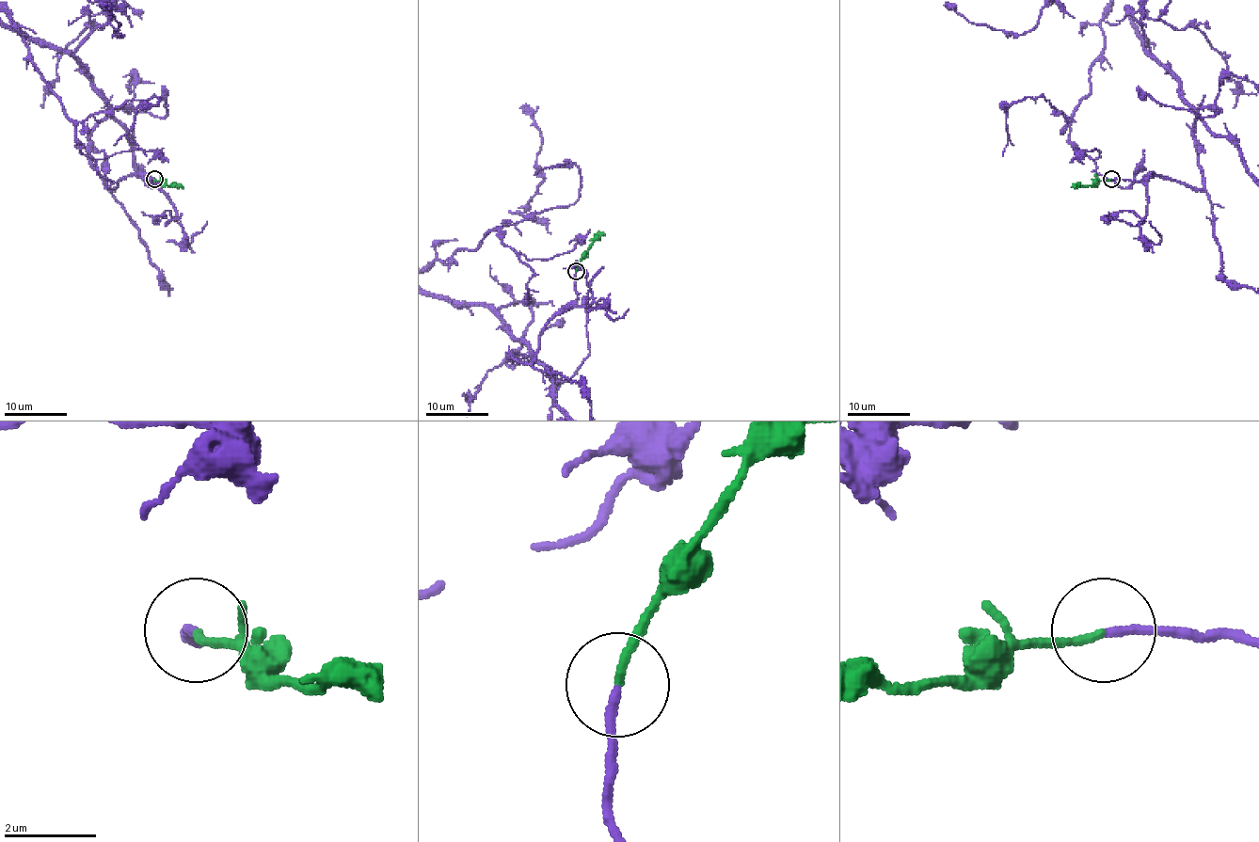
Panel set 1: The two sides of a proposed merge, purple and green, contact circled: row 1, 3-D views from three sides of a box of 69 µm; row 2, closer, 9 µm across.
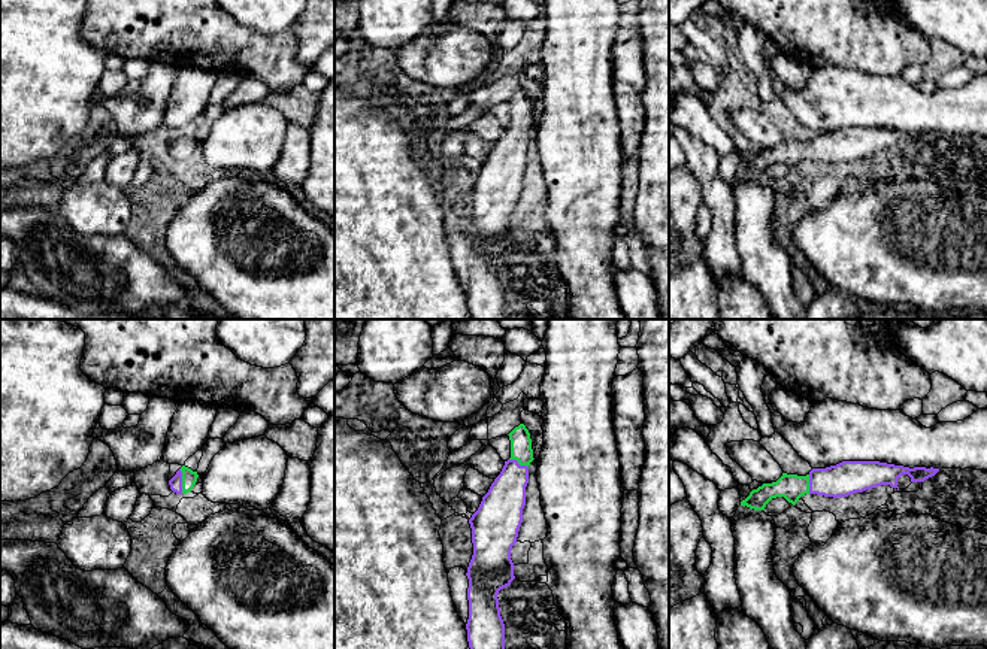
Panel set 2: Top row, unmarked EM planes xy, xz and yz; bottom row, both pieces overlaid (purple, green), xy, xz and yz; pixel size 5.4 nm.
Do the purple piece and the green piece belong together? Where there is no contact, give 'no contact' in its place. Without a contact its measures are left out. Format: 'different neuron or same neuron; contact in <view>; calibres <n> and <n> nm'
same neuron; contact in xy; calibres 70 and 80 nm

